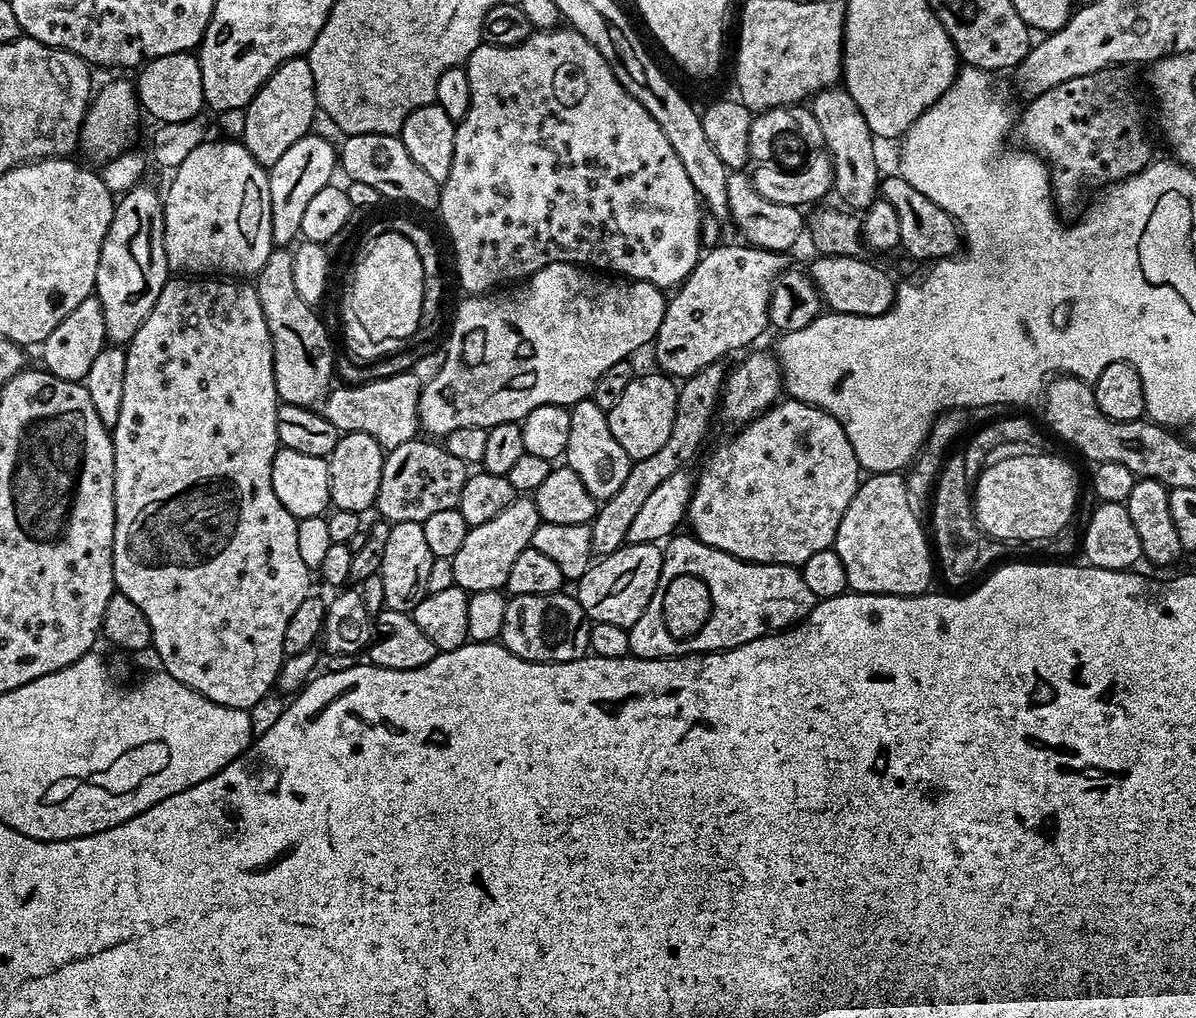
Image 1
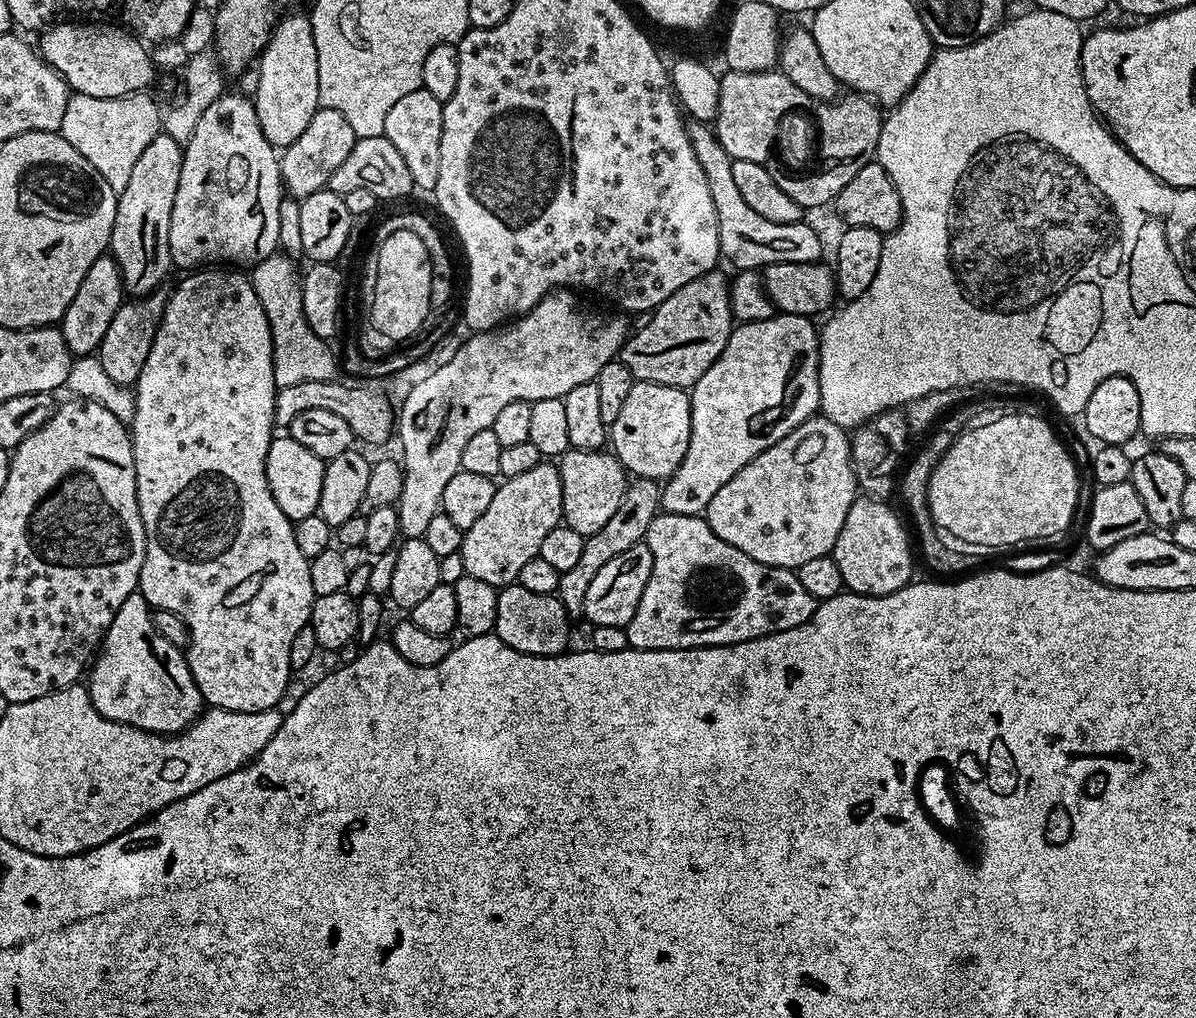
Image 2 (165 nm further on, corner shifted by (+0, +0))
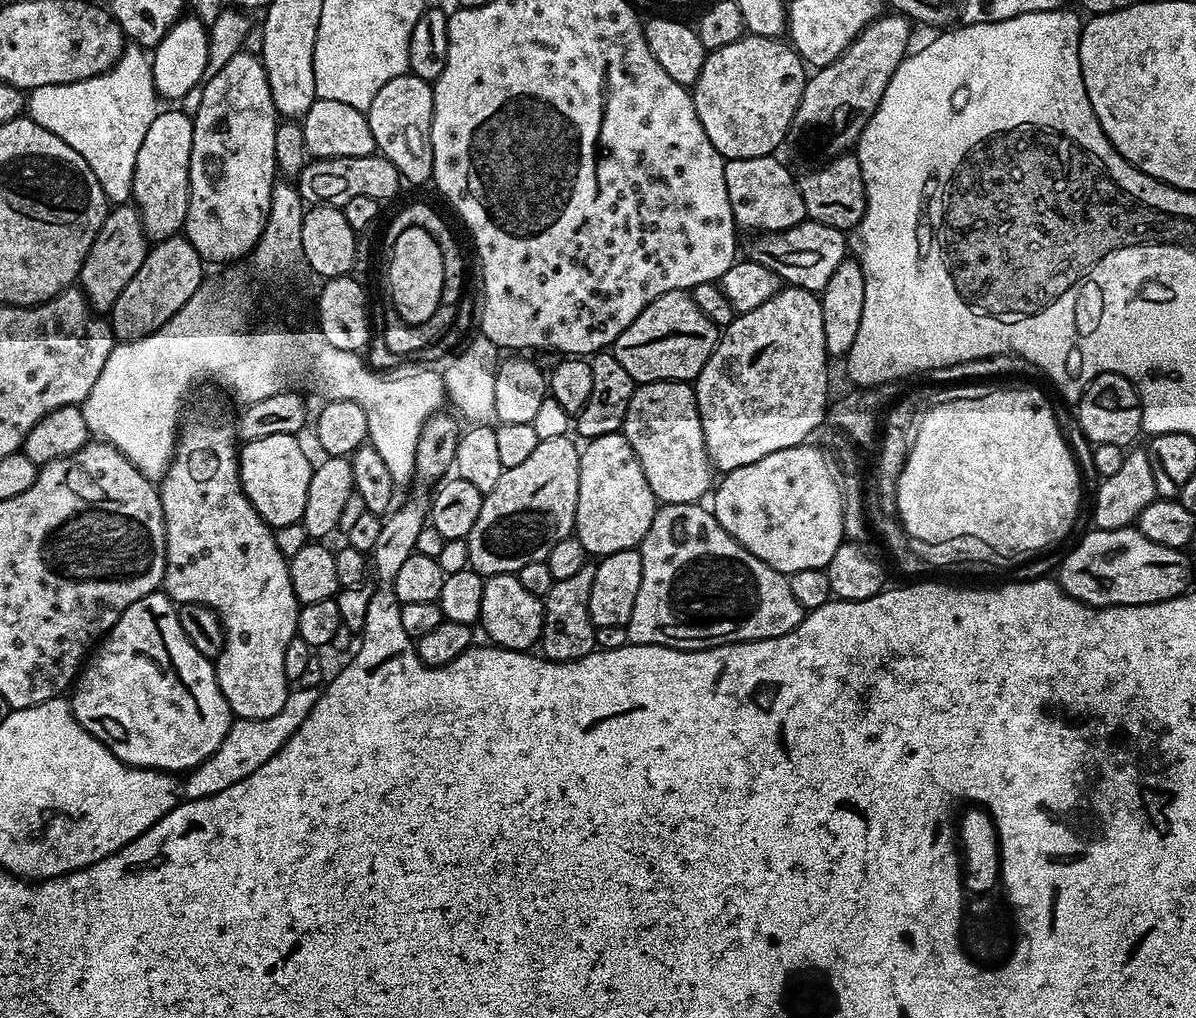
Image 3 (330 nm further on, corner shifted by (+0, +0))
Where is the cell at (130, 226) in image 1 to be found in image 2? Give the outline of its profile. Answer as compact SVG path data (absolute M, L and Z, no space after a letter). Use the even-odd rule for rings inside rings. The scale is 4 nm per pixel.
M159 134L154 138L146 150L138 157L138 162L134 164L134 170L131 171L130 182L126 188L118 193L116 197L116 217L114 218L114 230L112 231L112 243L110 245L110 255L116 260L116 264L120 268L122 274L122 282L124 283L124 291L129 297L149 296L152 292L157 291L161 287L160 283L168 276L168 268L173 267L172 255L170 254L170 214L174 210L174 194L178 194L178 178L182 174L182 162L184 161L184 149L181 144L174 142L174 138Z

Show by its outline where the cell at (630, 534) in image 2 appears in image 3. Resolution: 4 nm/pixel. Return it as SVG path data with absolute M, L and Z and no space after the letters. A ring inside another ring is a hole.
M595 563L584 564L582 570L578 570L578 574L574 574L574 578L553 580L550 590L542 598L544 602L544 629L540 635L539 647L547 659L581 660L586 654L590 654L596 648L597 627L590 618L590 589L594 587L595 573Z

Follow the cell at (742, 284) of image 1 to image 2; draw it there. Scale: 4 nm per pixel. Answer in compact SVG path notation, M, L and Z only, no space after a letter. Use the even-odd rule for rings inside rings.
M713 270L694 278L694 282L686 282L682 290L674 290L670 298L662 301L620 349L619 359L632 371L633 377L691 390L722 354L732 333L729 287L729 277L724 277L720 270Z

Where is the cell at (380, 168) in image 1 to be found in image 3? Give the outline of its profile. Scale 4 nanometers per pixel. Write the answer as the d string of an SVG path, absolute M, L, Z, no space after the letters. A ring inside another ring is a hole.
M330 156L316 158L300 171L295 187L300 192L305 205L315 206L325 204L331 208L342 209L350 198L369 197L385 202L396 196L396 191L402 187L402 181L394 162L385 156Z

